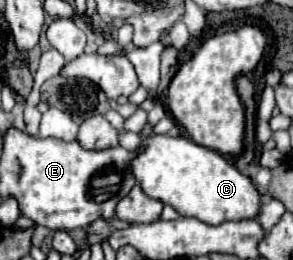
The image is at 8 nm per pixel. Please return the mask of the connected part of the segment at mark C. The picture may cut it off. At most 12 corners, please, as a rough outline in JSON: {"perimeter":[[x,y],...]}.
{"perimeter":[[155,134],[131,162],[149,198],[209,226],[263,196],[219,152]]}

